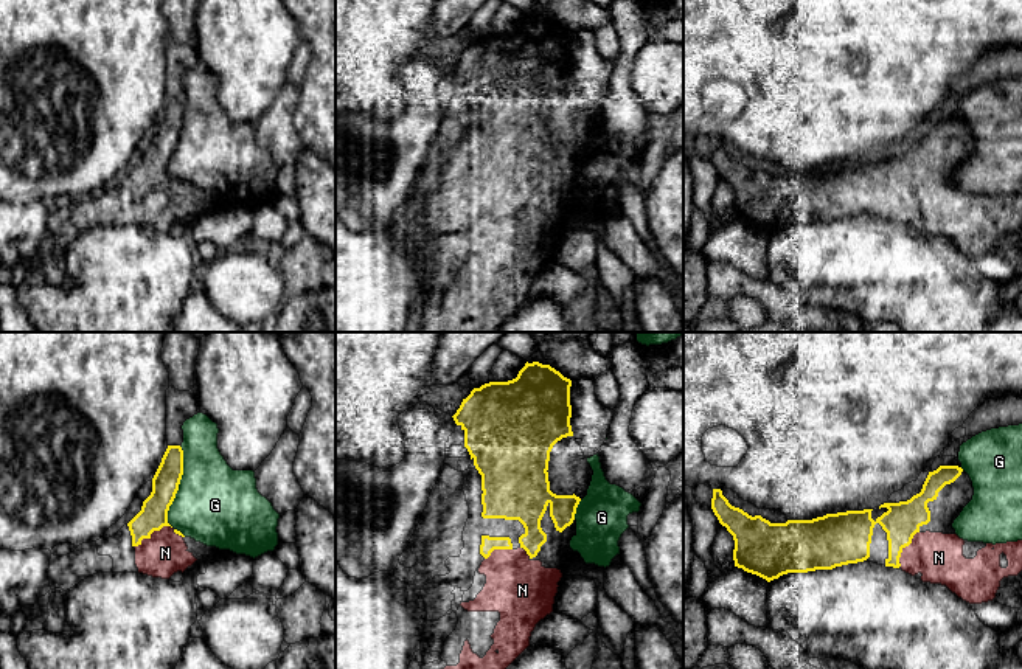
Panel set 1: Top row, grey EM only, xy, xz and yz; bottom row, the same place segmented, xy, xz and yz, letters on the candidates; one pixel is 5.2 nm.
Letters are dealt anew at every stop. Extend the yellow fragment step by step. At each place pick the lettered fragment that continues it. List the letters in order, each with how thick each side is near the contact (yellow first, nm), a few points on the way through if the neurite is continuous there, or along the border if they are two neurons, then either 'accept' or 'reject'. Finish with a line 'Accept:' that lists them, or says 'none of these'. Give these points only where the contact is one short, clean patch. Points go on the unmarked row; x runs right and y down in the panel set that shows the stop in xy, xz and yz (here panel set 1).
G: 140 nm thick on the yellow side, 420 nm on the other; reject
N: 140 nm thick on the yellow side, 220 nm on the other; runs through xy (152, 169), (157, 182), (157, 197), (165, 205); accept
Accept: N

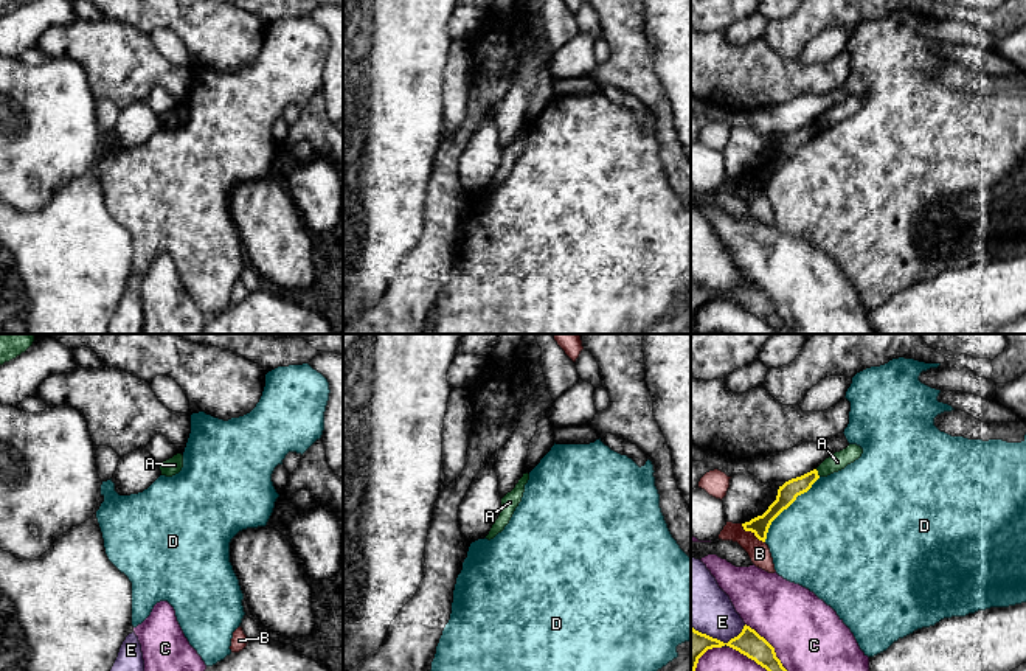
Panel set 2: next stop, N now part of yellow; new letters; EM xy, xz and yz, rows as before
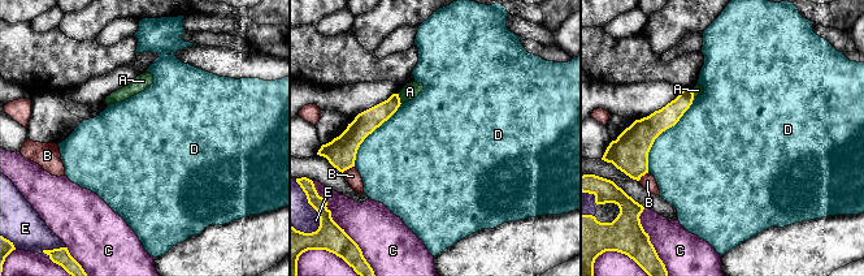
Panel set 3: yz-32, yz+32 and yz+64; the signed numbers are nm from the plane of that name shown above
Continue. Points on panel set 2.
A: 100 nm thick on the yellow side, 90 nm on the other; border along yz (815, 121), (820, 128); reject
B: 100 nm thick on the yellow side, 110 nm on the other; reject
C: 140 nm thick on the yellow side, 380 nm on the other; reject
D: 100 nm thick on the yellow side, 500 nm on the other; reject
E: 160 nm thick on the yellow side, 280 nm on the other; reject
Accept: none of these

